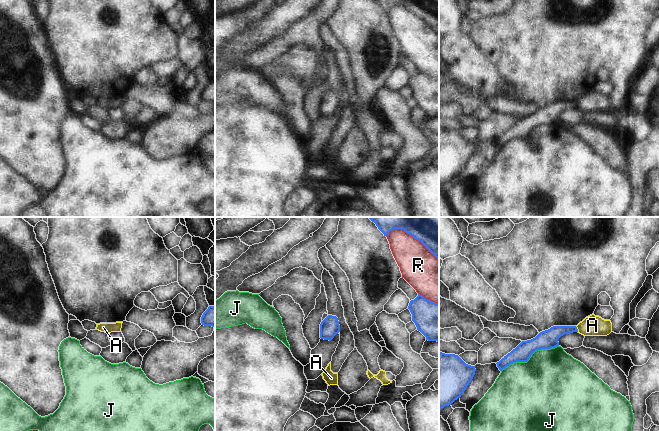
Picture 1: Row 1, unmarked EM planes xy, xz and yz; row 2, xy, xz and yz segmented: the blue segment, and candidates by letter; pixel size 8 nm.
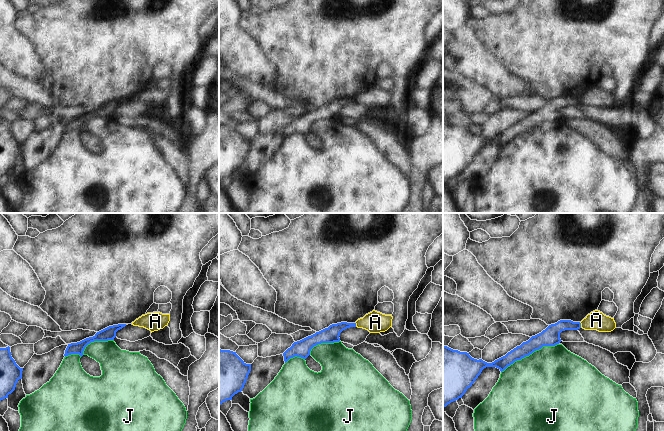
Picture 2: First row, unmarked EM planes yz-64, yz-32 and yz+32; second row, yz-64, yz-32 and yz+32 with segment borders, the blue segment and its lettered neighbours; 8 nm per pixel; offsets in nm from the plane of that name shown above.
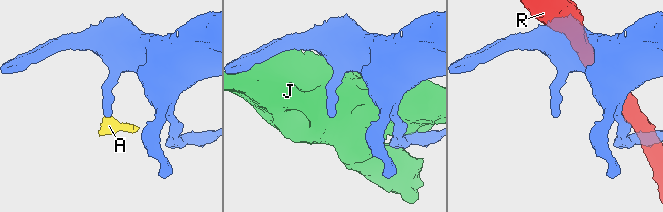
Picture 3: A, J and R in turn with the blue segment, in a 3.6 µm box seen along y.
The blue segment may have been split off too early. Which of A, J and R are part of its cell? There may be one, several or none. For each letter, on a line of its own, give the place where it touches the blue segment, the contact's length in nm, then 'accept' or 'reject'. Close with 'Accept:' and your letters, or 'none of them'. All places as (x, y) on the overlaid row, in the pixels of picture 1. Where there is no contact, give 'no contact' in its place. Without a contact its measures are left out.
A: meets blue in yz at (577, 329); contact 50 nm long; reject
J: meets blue in yz at (530, 356); contact 500 nm long; reject
R: meets blue in xz at (413, 237); contact 480 nm long; reject
Accept: none of them

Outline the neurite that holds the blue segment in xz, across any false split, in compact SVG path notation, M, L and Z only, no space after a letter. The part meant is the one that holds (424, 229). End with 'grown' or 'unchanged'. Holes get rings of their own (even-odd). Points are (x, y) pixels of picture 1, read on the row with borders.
M368 217L387 237L393 229L403 229L420 241L439 261L439 217Z; unchanged

